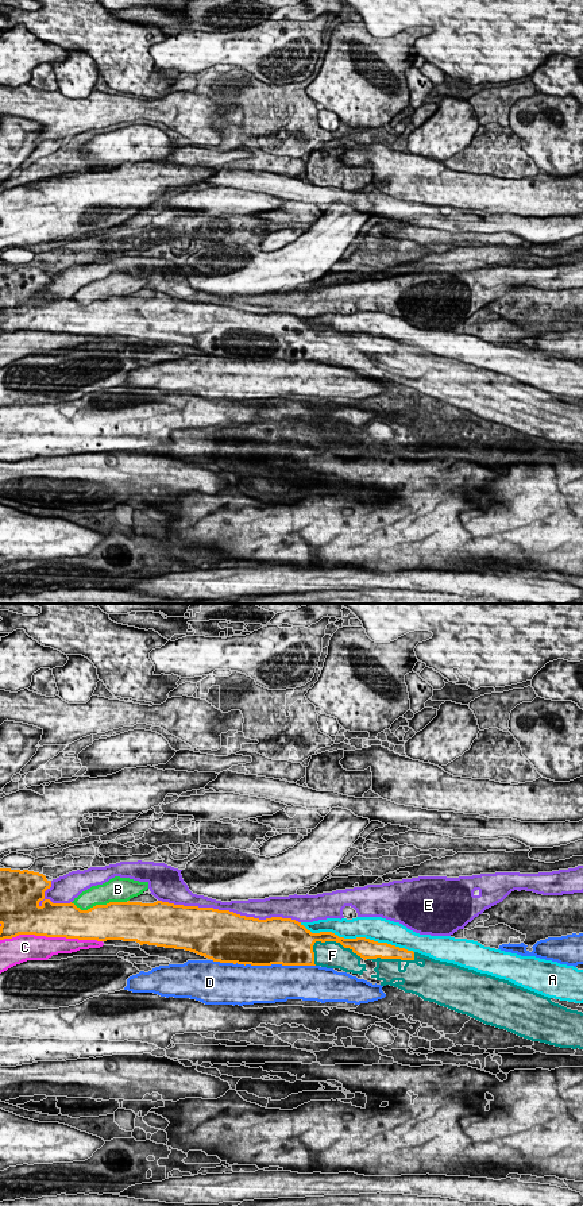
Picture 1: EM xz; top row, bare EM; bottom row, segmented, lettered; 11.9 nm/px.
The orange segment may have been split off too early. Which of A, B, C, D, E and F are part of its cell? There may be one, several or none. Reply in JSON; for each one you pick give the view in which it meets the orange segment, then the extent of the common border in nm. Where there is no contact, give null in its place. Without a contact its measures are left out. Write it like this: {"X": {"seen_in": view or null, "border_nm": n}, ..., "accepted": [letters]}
{"F": {"seen_in": "xz", "border_nm": 600}, "accepted": ["F"]}

